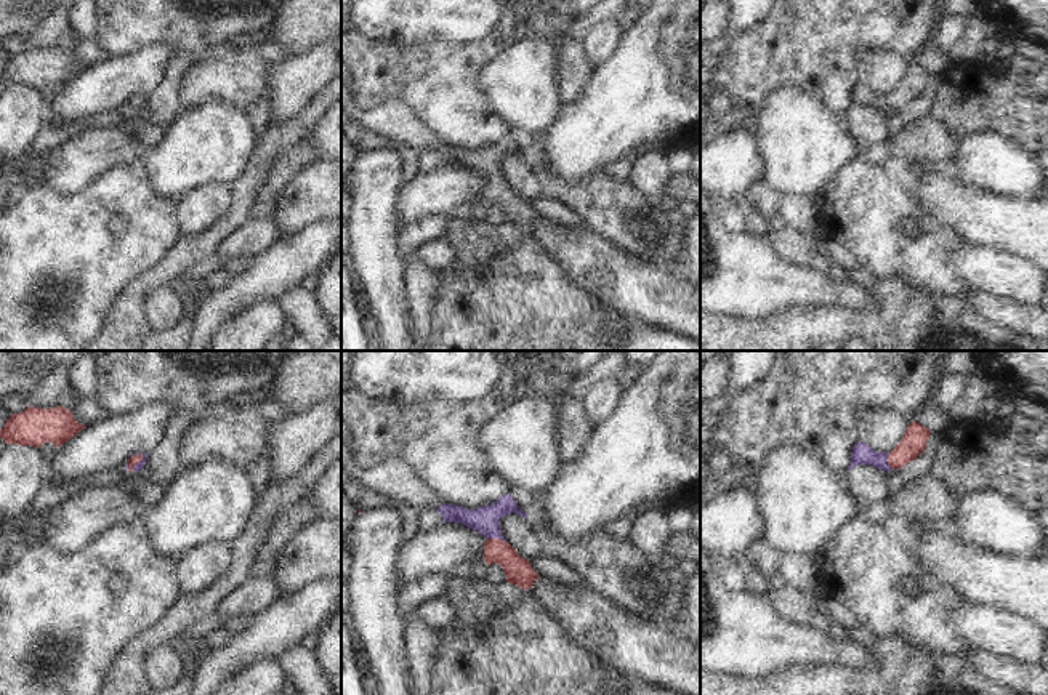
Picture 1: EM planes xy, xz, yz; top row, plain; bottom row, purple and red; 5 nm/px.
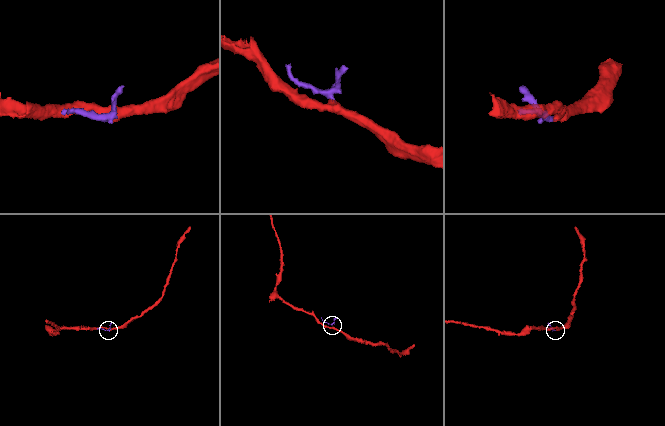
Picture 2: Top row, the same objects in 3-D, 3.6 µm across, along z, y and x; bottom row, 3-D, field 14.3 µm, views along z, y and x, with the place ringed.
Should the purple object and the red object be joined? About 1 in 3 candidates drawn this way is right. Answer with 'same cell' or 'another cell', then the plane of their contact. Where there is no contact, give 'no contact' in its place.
same cell | xz

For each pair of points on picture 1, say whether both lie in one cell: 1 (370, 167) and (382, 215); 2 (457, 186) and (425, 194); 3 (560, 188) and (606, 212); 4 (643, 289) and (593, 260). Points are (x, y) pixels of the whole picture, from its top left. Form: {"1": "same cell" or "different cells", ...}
{"1": "same cell", "2": "same cell", "3": "same cell", "4": "same cell"}

